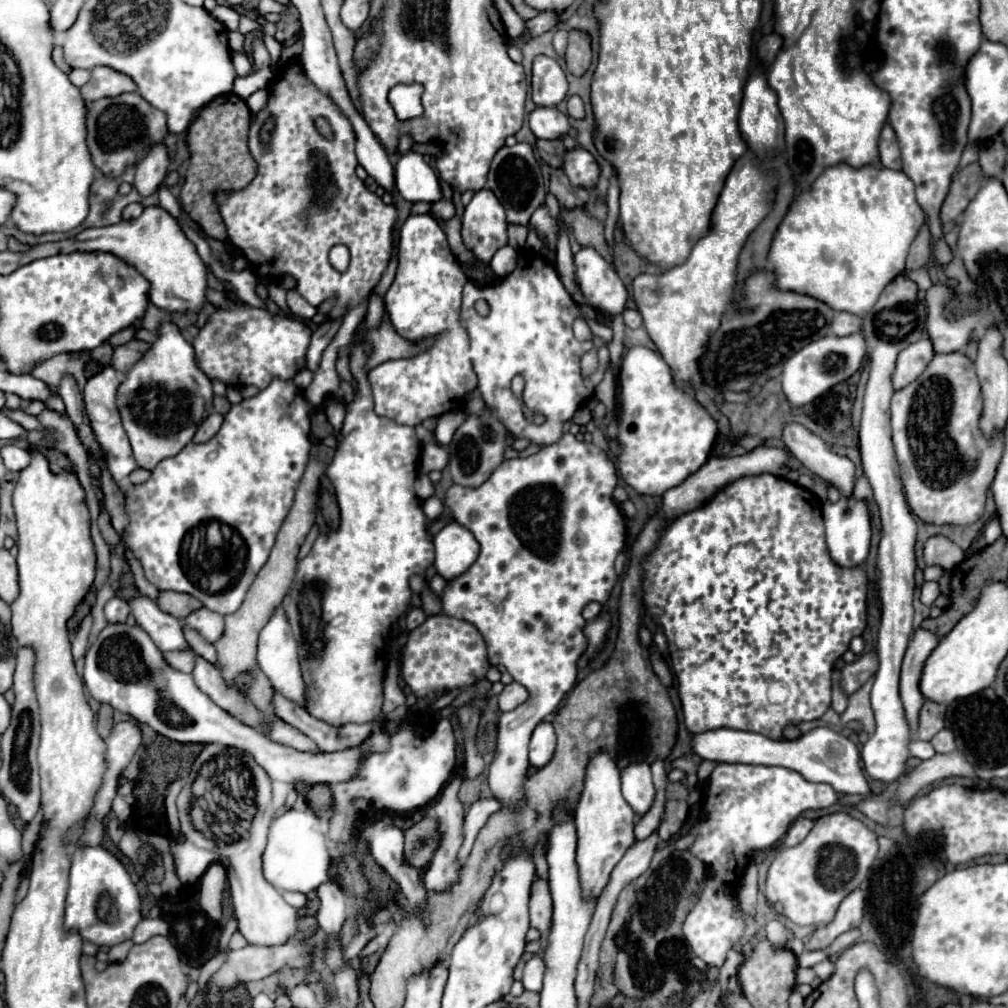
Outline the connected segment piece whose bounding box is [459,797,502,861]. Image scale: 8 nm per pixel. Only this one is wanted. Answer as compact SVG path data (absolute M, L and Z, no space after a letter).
M489 797L489 799L479 799L471 805L469 813L465 815L465 841L463 841L463 847L459 851L459 859L463 861L471 849L473 849L473 843L475 843L475 837L477 833L485 827L485 823L489 821L489 817L493 813L497 813L501 809L502 805L495 799L495 797Z

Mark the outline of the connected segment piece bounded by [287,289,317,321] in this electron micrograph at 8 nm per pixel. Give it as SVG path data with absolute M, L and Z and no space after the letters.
M295 289L287 291L287 305L289 305L289 309L291 309L297 317L307 319L307 321L317 313L317 309L315 309L313 305L309 305Z

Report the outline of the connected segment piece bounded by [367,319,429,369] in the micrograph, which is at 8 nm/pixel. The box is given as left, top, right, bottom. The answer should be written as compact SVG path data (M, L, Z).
M387 319L383 321L383 327L379 331L369 333L369 339L373 341L373 355L369 357L367 369L377 367L383 361L389 359L401 359L401 357L411 357L417 355L421 349L425 349L429 345L429 341L425 343L407 343L405 339L401 339L395 329L391 327L391 323L387 323Z

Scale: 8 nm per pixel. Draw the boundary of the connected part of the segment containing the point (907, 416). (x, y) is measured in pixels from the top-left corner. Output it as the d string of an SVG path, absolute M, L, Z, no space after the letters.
M963 353L935 355L925 371L905 389L895 391L891 399L891 427L895 457L901 467L901 481L905 487L907 503L911 511L925 523L933 525L971 525L983 511L987 501L987 491L993 483L997 465L1003 455L1003 435L993 437L983 435L979 429L979 419L983 413L981 385L975 373L973 361Z

